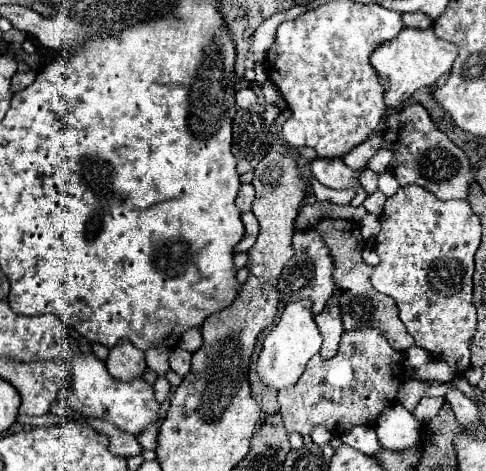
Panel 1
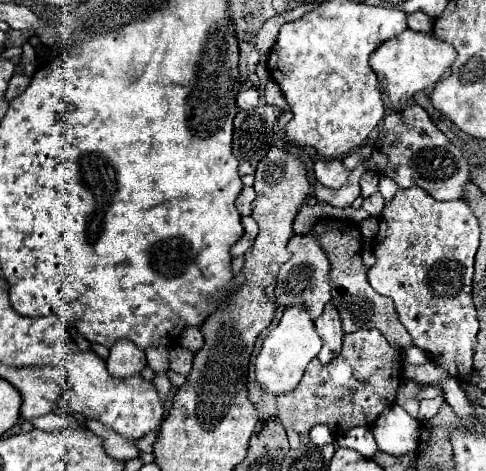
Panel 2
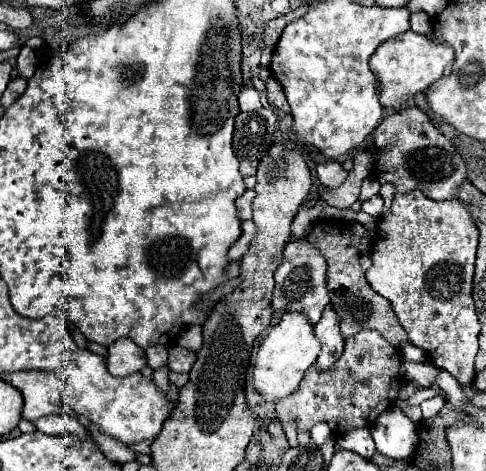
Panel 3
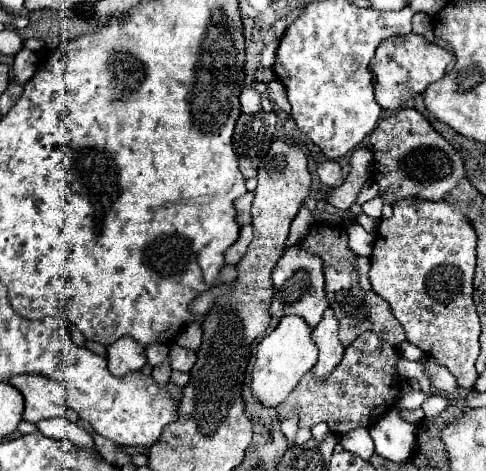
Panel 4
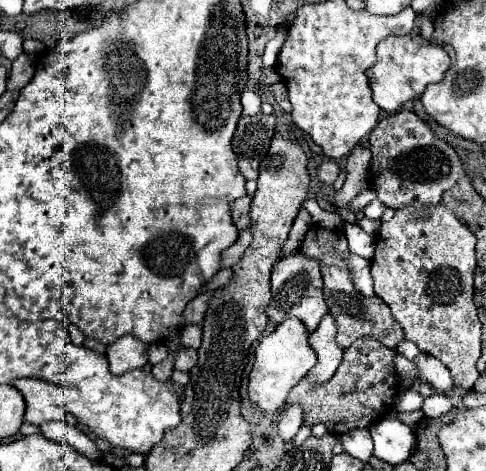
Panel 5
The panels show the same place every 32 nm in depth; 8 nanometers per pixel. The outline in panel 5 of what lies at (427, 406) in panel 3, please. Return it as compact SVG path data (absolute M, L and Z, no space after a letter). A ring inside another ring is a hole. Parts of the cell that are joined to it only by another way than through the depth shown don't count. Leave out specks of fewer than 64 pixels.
M432 394L422 404L422 410L424 410L424 414L428 418L438 418L438 416L446 414L450 408L452 408L452 402L450 402L450 398L446 394Z

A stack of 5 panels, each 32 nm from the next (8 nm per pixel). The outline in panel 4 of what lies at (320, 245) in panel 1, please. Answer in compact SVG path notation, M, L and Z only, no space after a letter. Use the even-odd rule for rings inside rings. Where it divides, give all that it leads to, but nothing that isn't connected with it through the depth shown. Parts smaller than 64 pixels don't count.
M302 242L294 244L284 250L284 256L280 258L278 266L272 272L272 280L274 280L274 296L272 296L272 304L270 304L272 318L280 320L282 316L298 314L298 316L304 316L304 320L308 320L310 328L314 328L320 322L324 310L328 308L328 298L324 292L322 258L316 254L310 254Z

